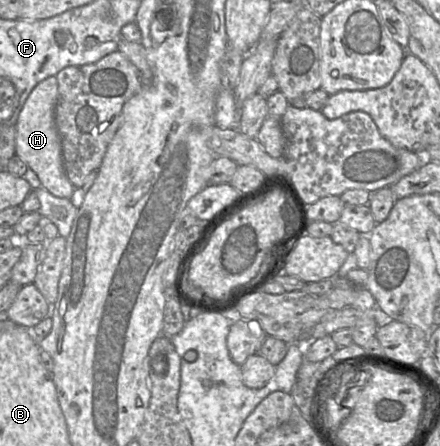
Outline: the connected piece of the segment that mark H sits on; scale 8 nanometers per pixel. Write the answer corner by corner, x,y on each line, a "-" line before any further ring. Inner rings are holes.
56,76
40,82
30,93
16,122
16,155
38,176
42,186
60,198
69,198
75,187
68,179
62,161
61,138
56,128
55,107
58,98

